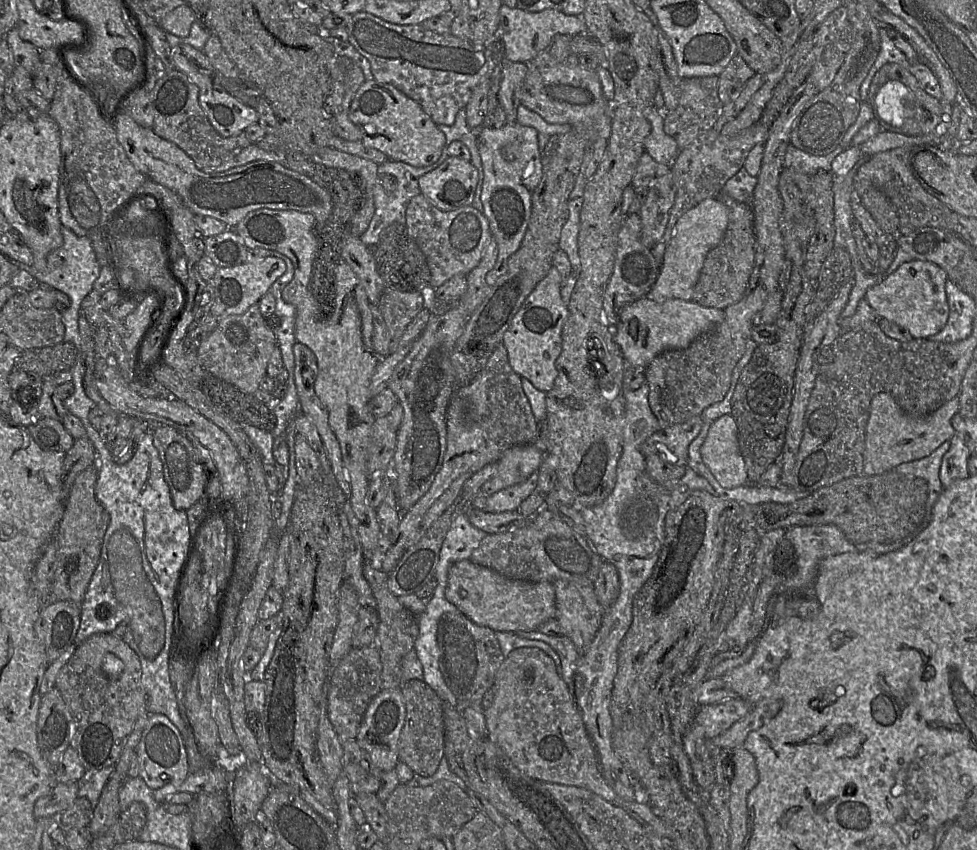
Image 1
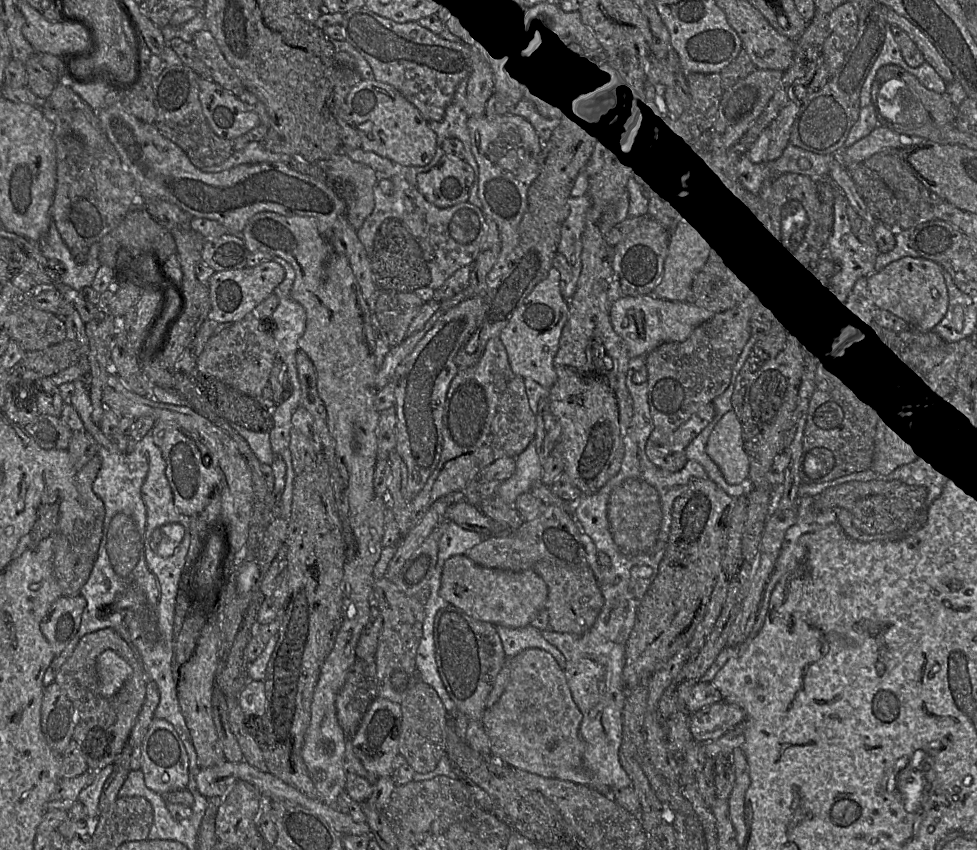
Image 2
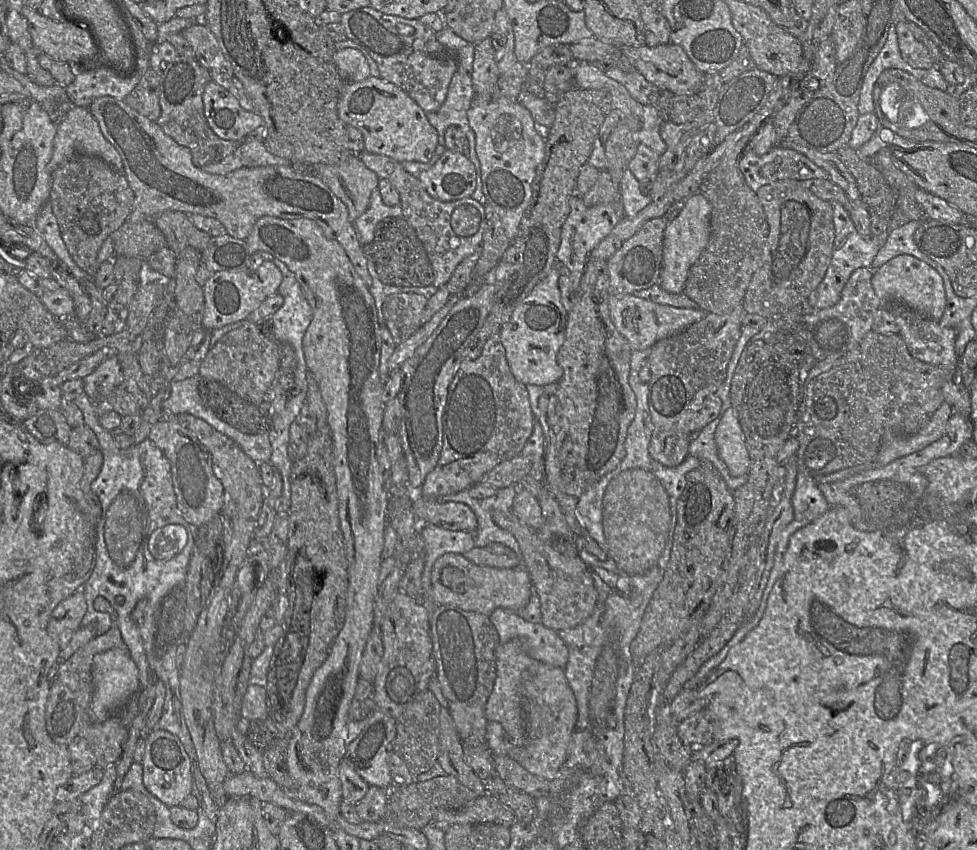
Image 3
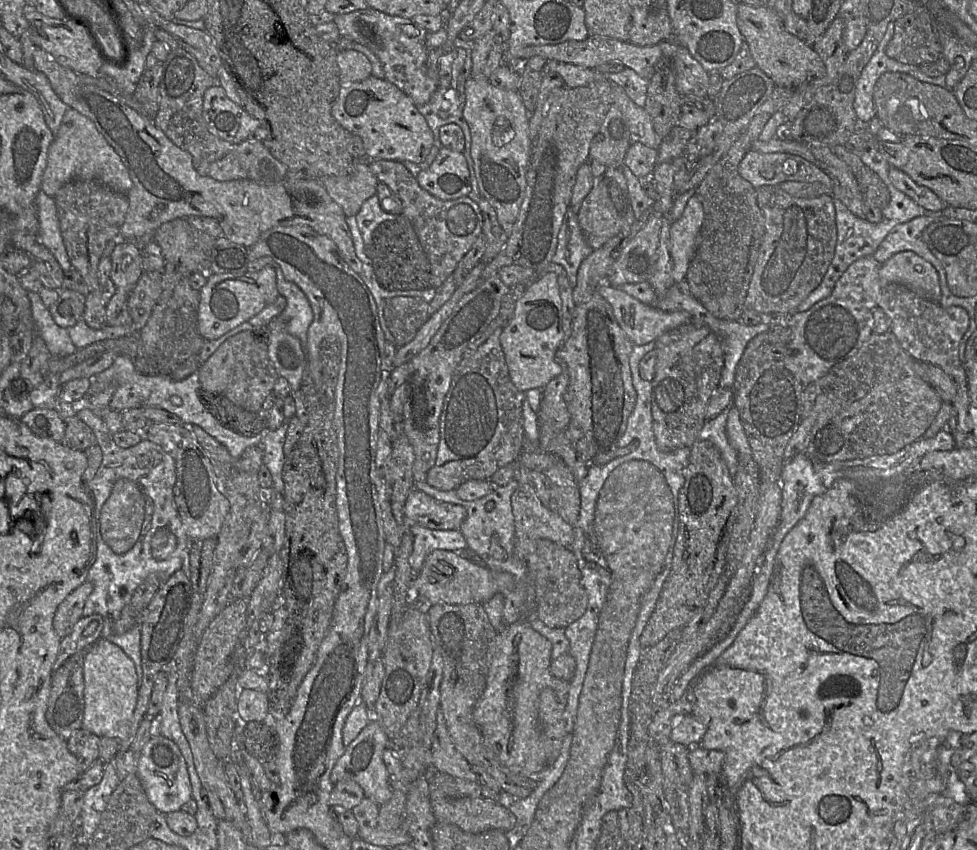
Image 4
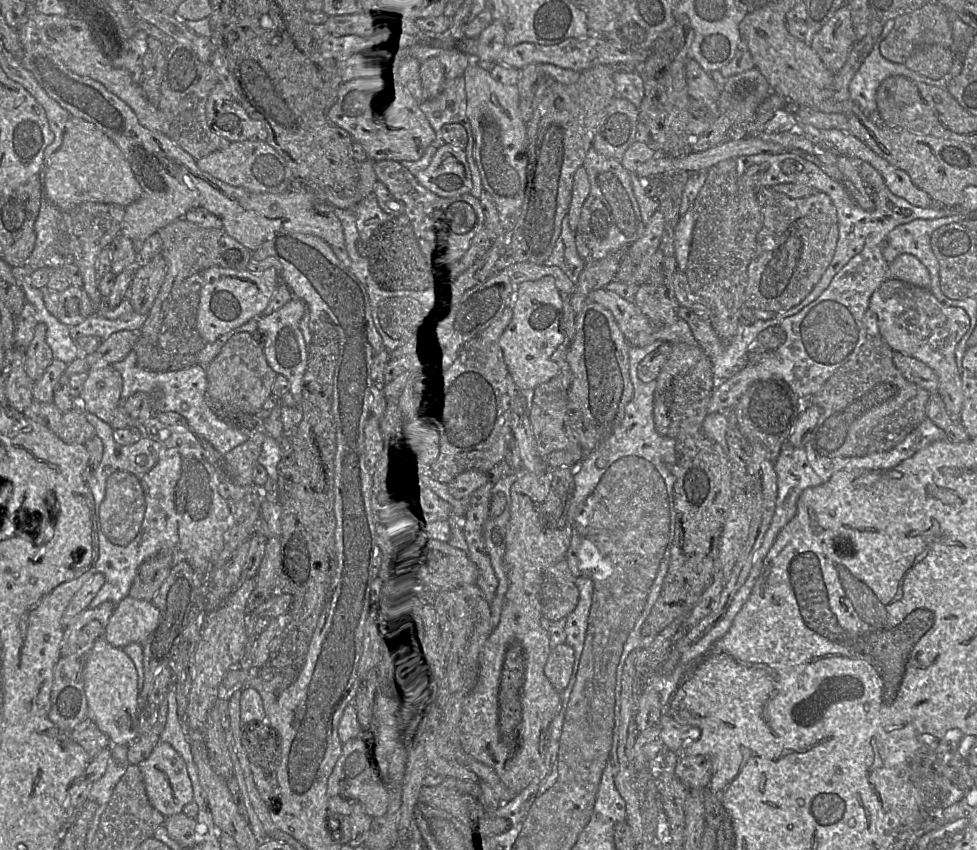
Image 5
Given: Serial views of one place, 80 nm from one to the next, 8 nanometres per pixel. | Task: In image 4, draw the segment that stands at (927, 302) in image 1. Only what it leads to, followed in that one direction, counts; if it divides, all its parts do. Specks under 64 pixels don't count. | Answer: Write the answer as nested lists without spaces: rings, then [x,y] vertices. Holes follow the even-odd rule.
[[[900,252],[882,264],[879,279],[881,287],[899,283],[933,302],[940,301],[941,288],[937,271],[914,252]]]

